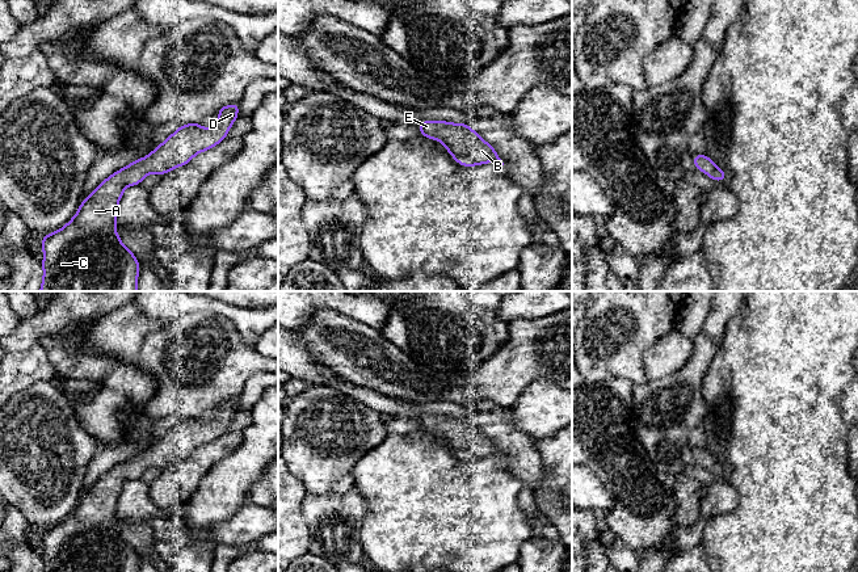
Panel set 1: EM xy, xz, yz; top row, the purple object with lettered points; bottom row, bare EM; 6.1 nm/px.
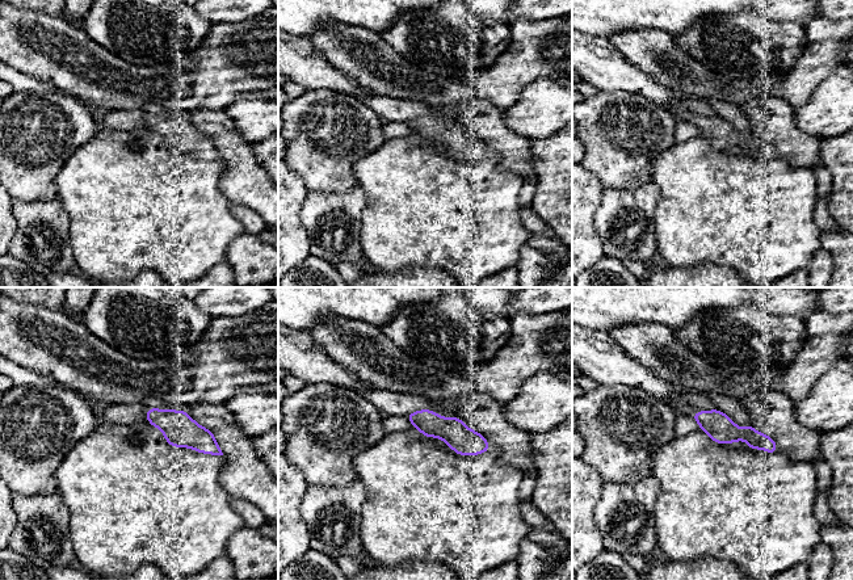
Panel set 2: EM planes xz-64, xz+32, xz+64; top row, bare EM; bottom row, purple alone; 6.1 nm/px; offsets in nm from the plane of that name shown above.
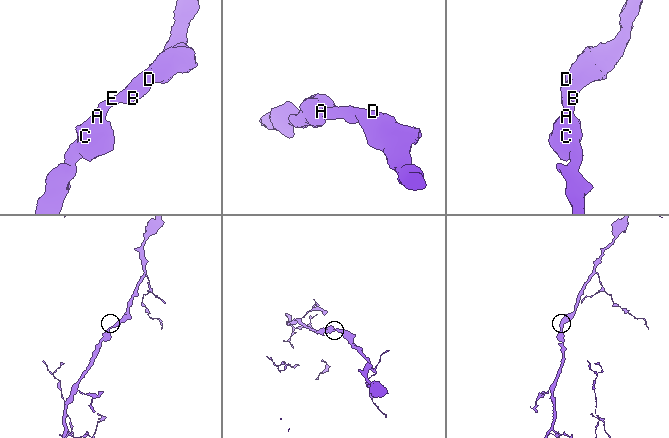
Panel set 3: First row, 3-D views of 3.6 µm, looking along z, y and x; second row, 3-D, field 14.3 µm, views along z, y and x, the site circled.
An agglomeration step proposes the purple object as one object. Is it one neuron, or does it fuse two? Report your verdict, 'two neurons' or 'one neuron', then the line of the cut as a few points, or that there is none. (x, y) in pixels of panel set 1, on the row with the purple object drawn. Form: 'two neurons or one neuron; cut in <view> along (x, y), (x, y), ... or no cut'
one neuron; no cut

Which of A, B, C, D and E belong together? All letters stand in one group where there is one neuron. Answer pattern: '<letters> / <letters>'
A B C D E

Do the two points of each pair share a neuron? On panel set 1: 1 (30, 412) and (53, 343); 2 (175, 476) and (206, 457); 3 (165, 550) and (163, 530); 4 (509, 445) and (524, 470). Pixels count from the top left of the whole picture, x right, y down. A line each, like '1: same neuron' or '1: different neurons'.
1: different neurons
2: same neuron
3: different neurons
4: same neuron

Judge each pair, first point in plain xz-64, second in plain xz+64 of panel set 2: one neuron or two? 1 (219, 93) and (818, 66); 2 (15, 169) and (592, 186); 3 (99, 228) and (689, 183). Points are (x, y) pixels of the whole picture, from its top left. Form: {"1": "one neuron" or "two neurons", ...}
{"1": "one neuron", "2": "two neurons", "3": "one neuron"}

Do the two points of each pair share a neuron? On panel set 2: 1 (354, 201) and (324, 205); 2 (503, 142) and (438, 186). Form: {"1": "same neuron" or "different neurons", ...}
{"1": "same neuron", "2": "different neurons"}

